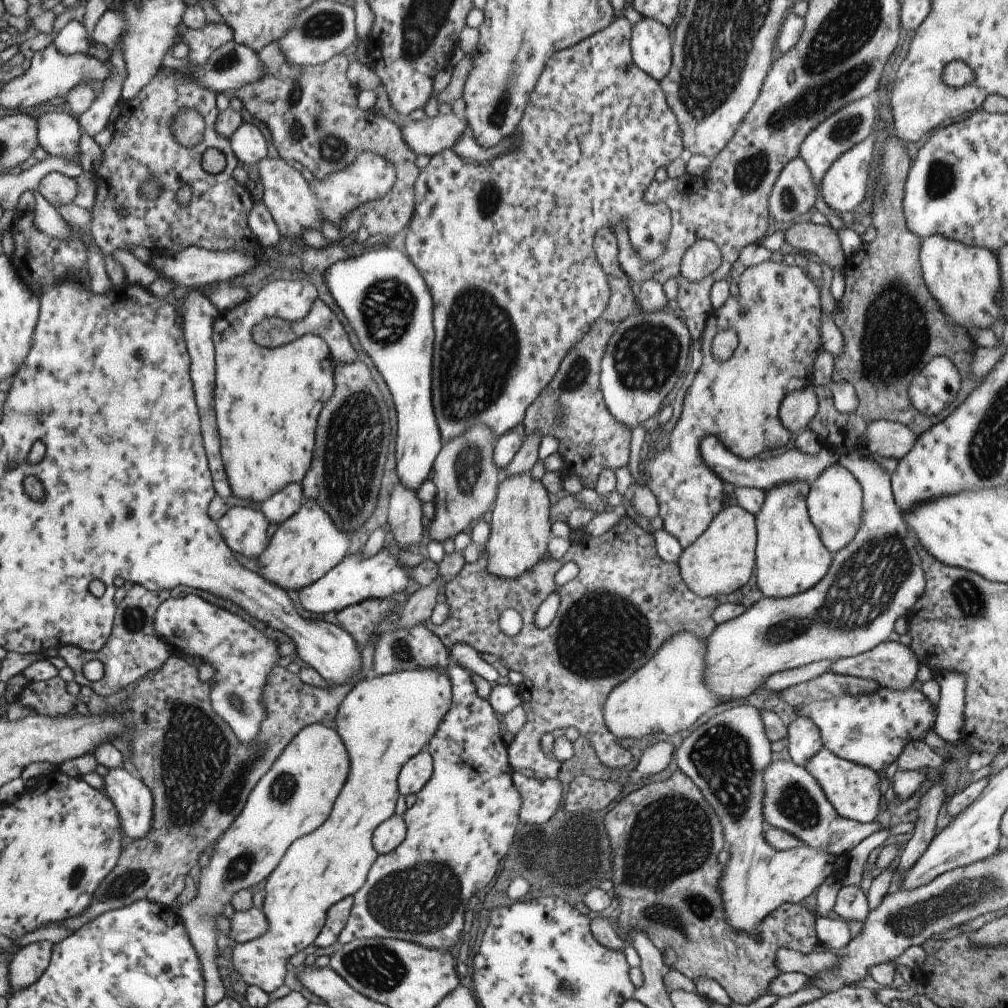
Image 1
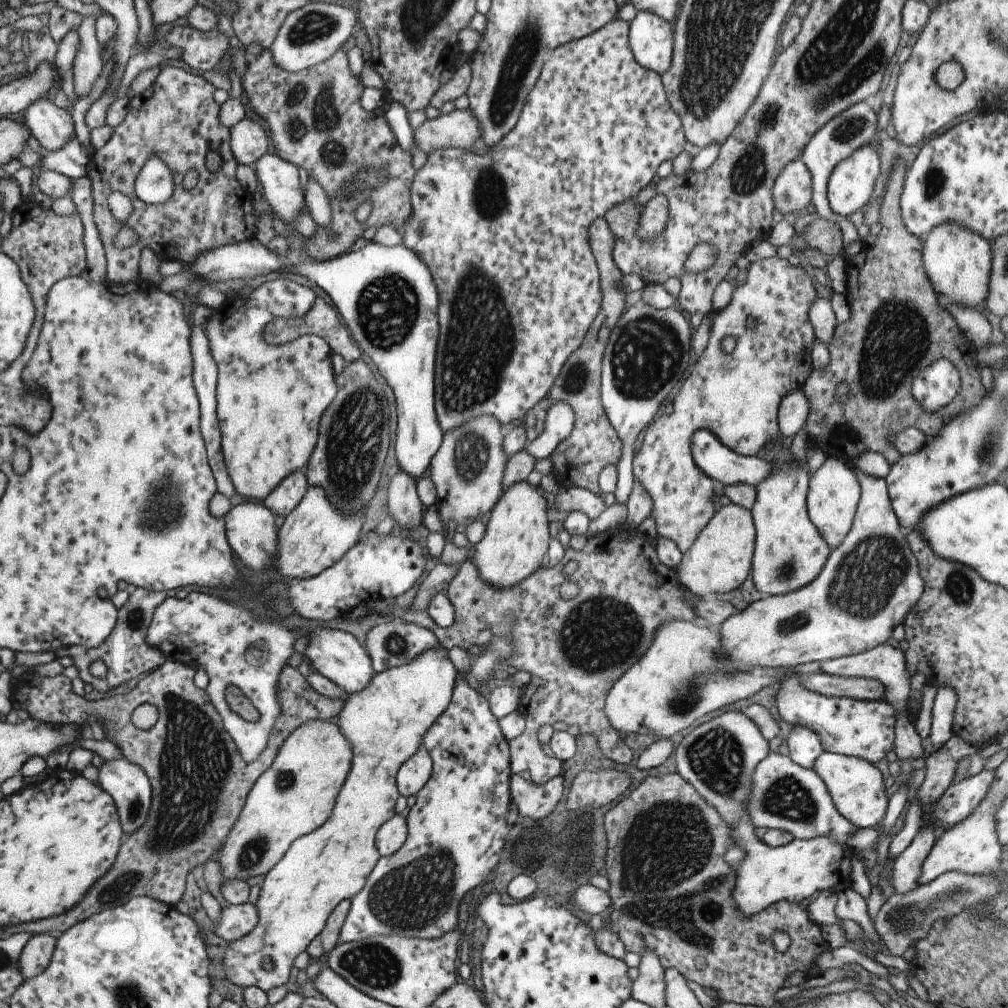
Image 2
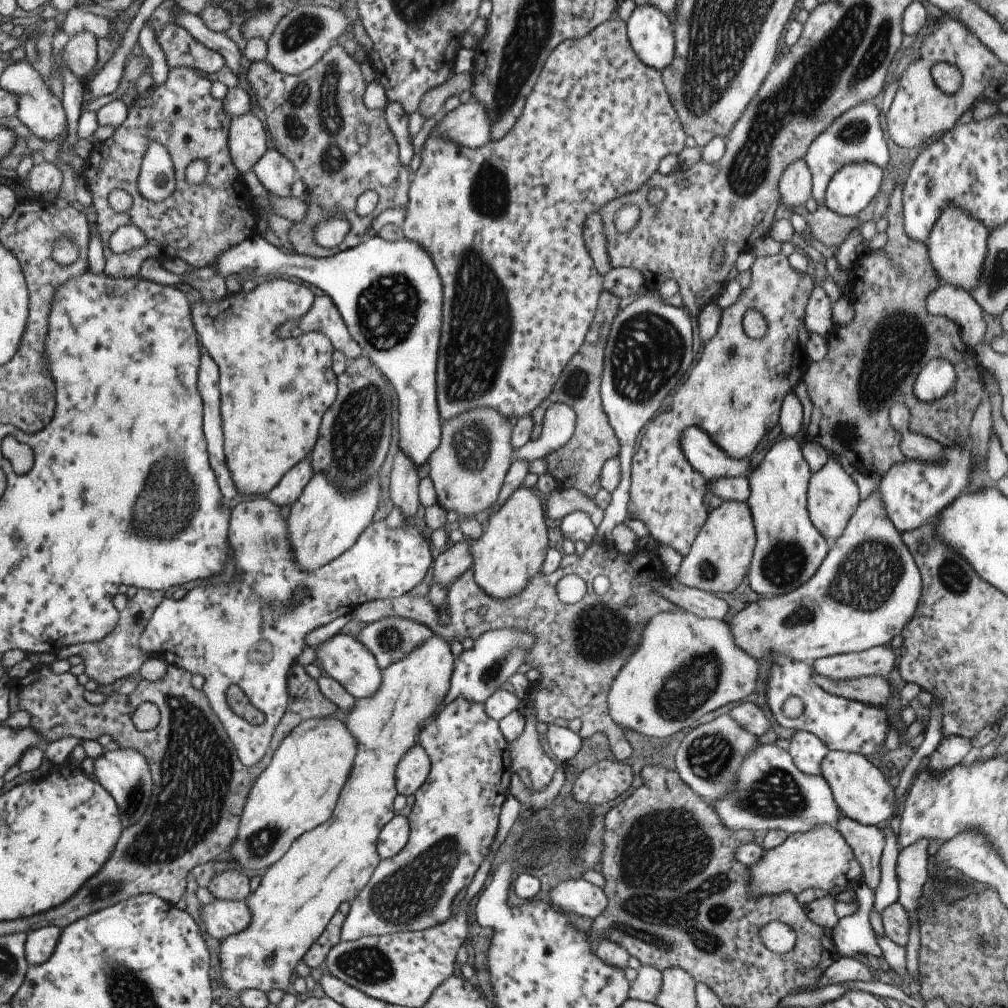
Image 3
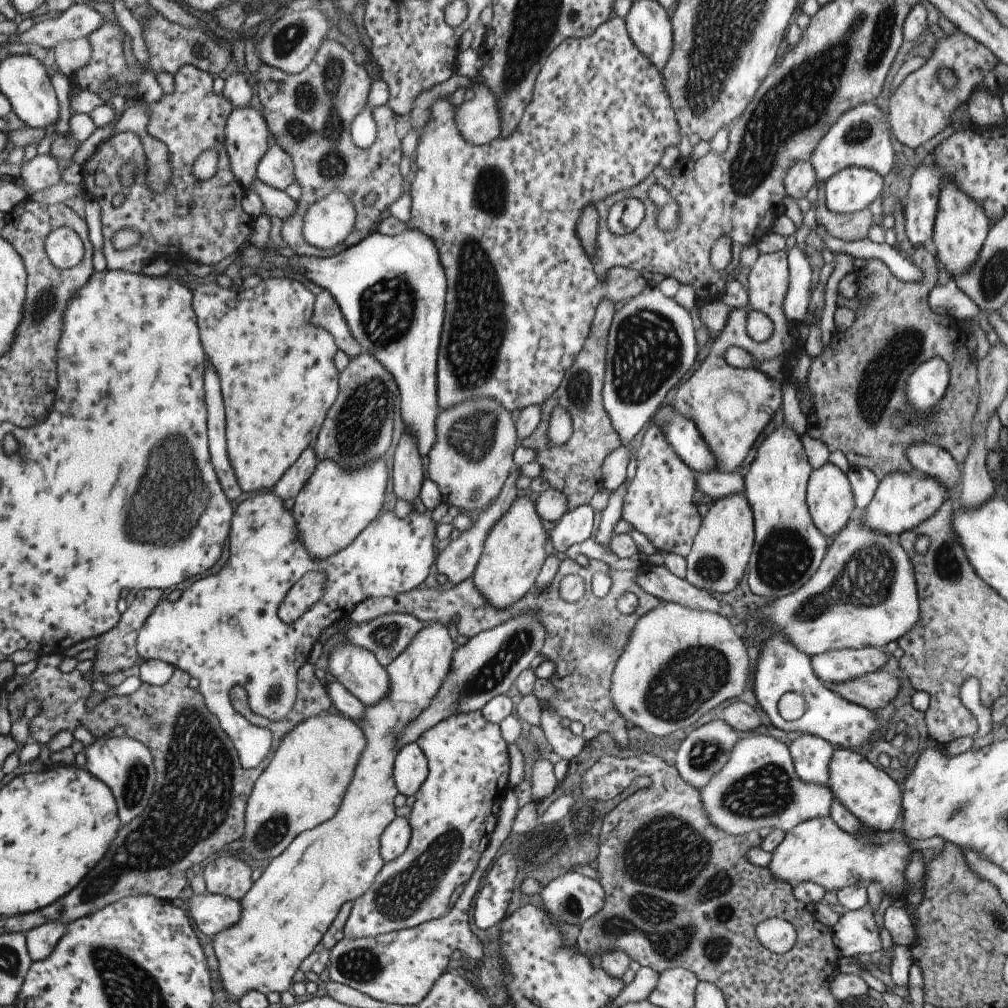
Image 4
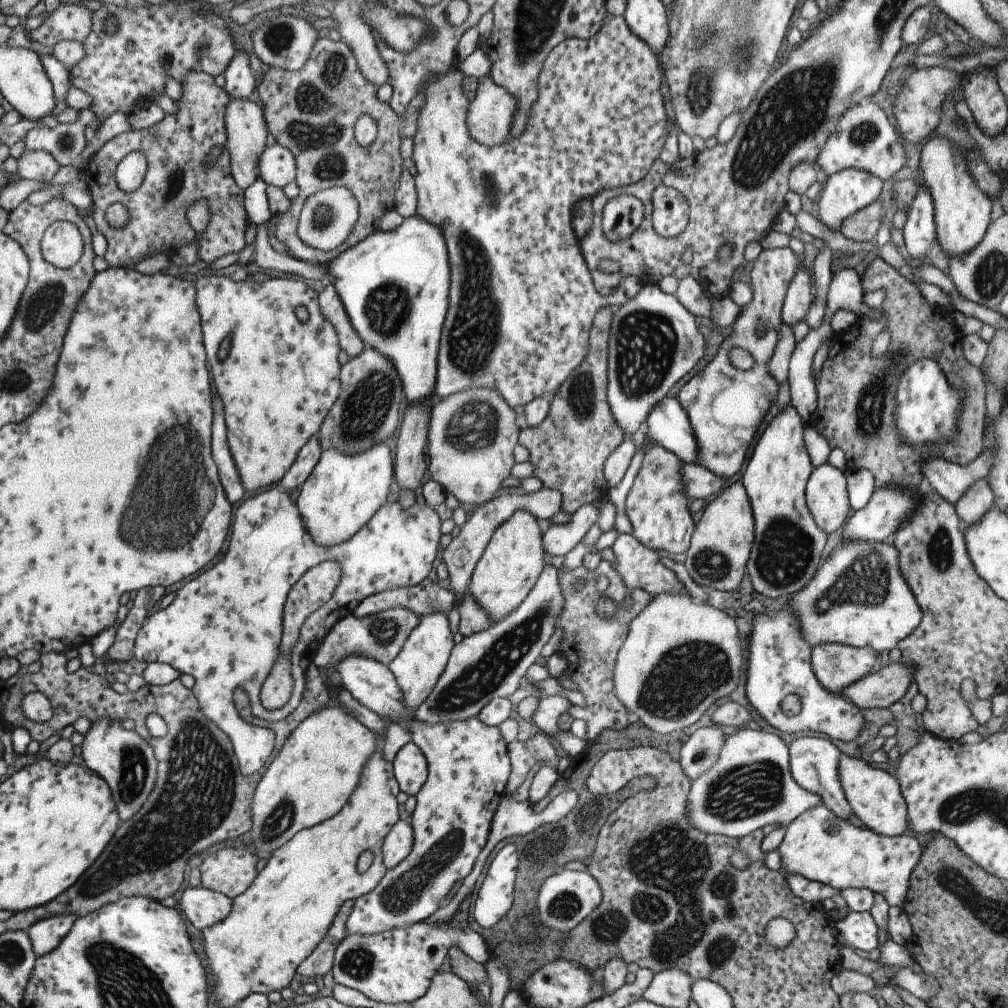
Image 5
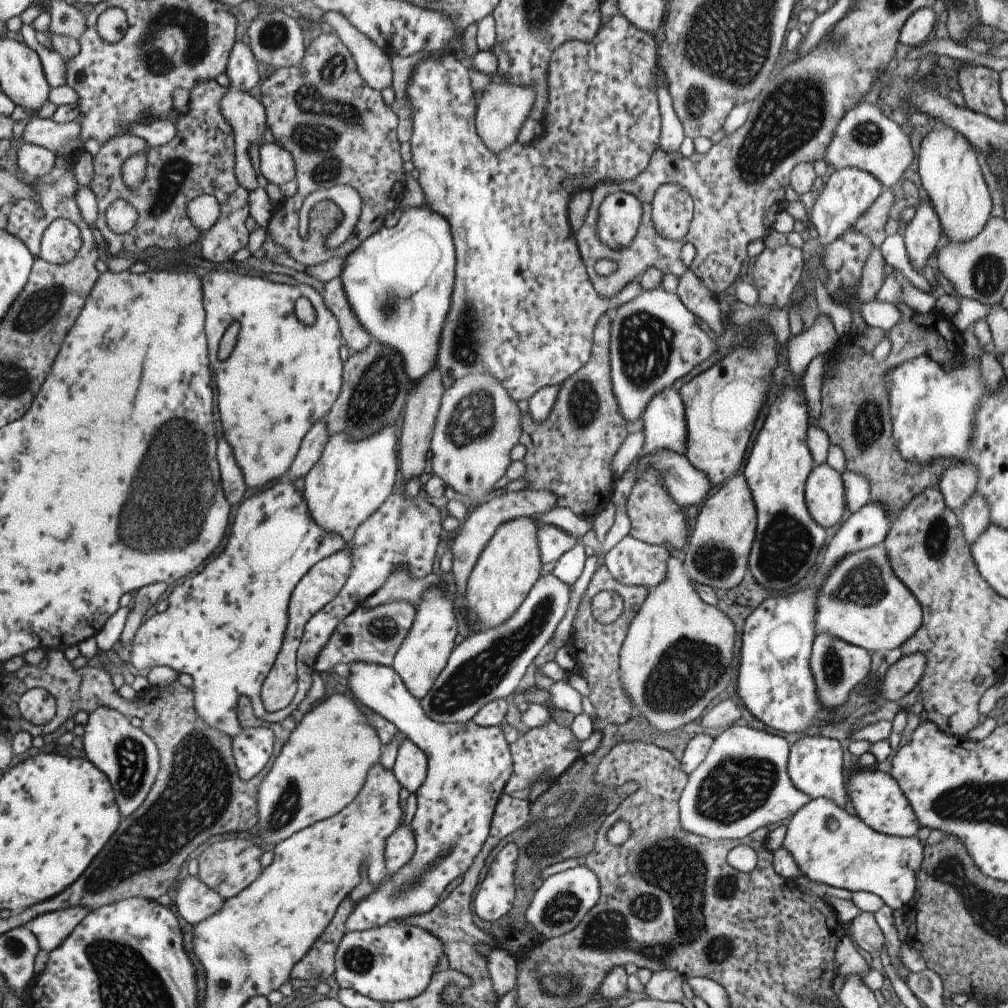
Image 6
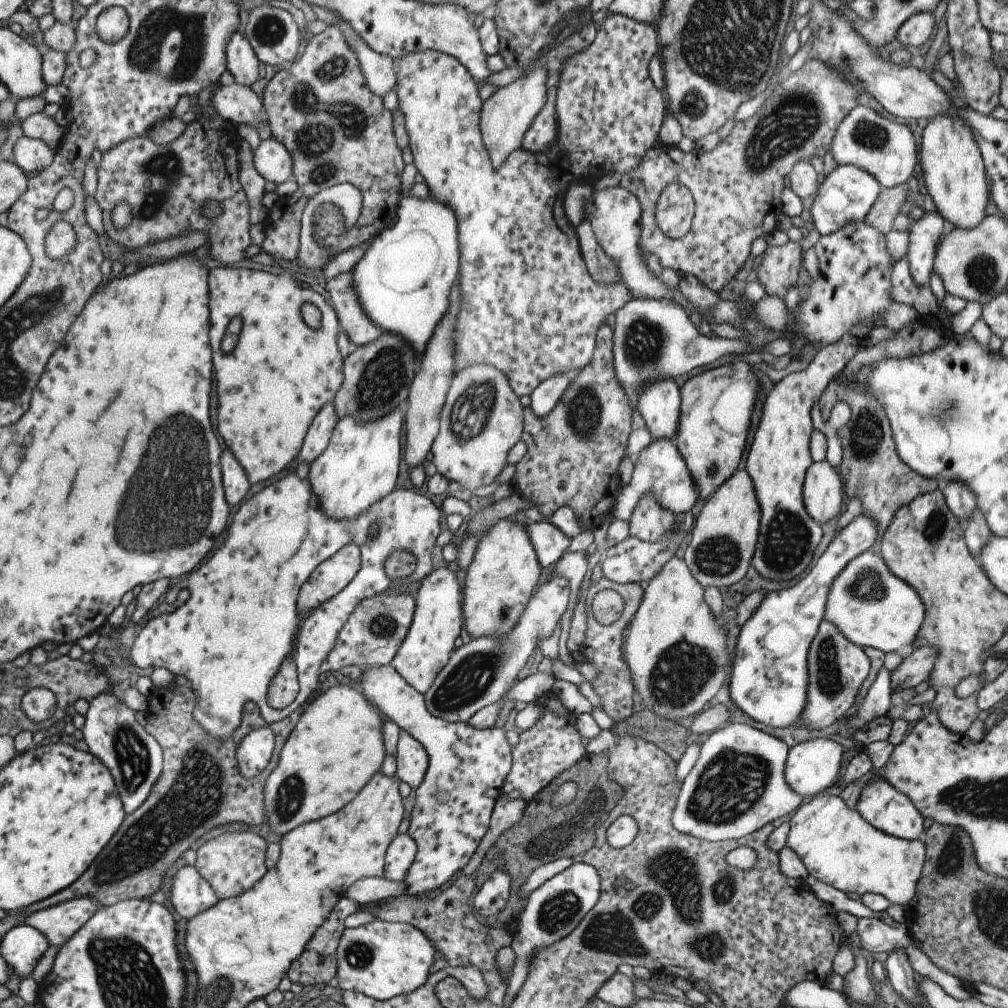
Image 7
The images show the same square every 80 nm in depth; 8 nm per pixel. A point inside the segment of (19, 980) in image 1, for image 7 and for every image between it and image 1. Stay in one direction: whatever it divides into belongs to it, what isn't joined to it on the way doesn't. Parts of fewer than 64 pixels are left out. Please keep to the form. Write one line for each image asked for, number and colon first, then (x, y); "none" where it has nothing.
2: (34, 957)
3: (39, 943)
4: (40, 940)
5: (44, 935)
6: (50, 929)
7: (57, 923)

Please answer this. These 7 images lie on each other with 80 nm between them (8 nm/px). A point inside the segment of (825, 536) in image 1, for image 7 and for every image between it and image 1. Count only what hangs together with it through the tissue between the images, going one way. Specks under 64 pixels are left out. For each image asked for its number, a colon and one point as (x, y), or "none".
2: (833, 492)
3: (831, 497)
4: (829, 500)
5: (825, 493)
6: (824, 499)
7: (822, 494)

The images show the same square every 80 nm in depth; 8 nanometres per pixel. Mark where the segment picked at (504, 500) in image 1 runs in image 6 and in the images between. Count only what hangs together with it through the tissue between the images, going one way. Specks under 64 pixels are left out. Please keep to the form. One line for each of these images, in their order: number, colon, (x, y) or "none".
2: (513, 546)
3: (510, 550)
4: (512, 553)
5: (511, 561)
6: (508, 565)

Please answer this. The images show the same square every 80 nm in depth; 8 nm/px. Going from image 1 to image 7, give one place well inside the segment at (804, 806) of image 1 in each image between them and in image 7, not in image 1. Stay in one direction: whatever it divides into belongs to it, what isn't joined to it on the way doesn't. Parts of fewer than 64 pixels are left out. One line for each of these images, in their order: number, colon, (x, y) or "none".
2: (783, 795)
3: (771, 793)
4: (757, 787)
5: (750, 785)
6: (742, 784)
7: (737, 785)

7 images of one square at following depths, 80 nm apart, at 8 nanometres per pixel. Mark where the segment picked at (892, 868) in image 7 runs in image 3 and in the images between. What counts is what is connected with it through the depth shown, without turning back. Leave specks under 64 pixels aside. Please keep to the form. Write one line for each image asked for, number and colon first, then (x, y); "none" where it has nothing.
3: (819, 858)
4: (817, 850)
5: (817, 845)
6: (829, 846)

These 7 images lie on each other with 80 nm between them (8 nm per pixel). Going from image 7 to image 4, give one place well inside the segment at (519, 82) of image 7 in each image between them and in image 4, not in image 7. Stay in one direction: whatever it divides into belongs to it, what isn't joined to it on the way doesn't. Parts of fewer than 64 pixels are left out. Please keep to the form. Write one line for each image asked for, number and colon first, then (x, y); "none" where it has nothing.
4: (478, 121)
5: (487, 120)
6: (502, 108)

